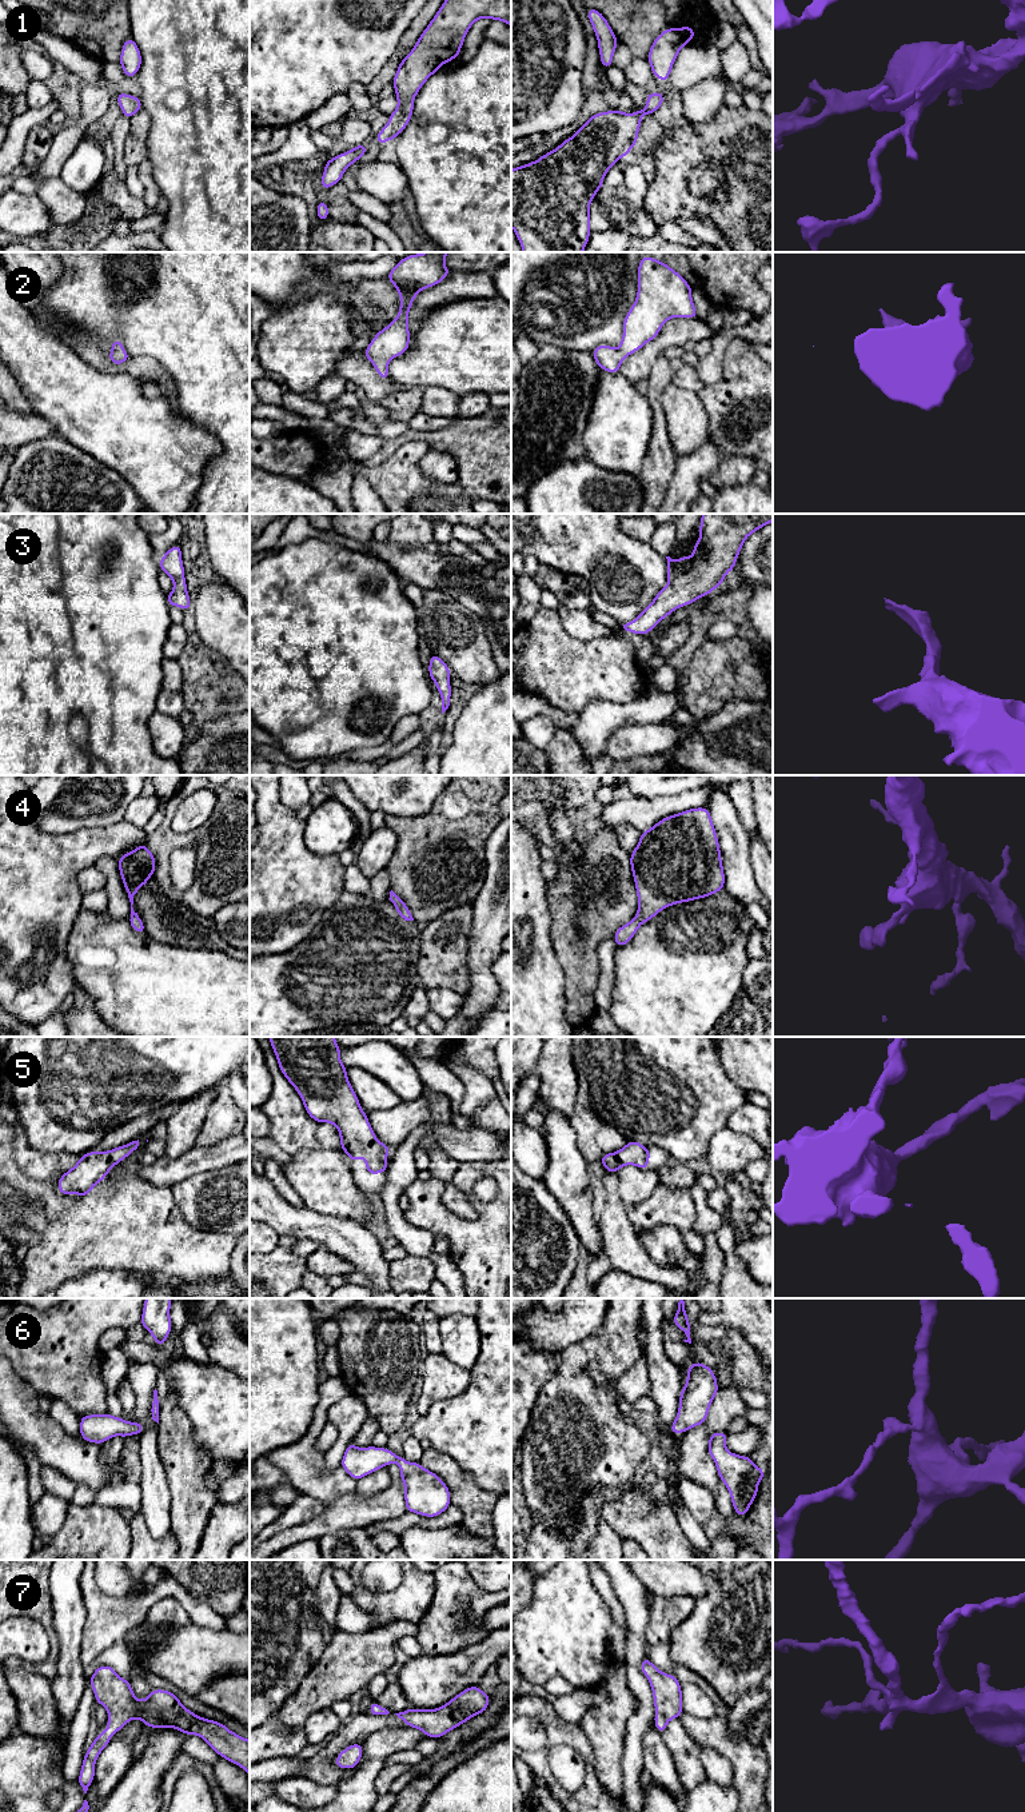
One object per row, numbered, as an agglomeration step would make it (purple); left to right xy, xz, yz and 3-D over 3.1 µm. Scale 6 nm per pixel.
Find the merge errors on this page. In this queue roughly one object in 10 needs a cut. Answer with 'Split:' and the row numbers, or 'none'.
Split: none

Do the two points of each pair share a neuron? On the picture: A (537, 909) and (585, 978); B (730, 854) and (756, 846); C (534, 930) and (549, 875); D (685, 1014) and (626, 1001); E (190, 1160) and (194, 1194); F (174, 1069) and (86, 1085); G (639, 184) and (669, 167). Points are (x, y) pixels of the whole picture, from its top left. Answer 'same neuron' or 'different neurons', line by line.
A: different neurons
B: different neurons
C: different neurons
D: same neuron
E: different neurons
F: same neuron
G: different neurons

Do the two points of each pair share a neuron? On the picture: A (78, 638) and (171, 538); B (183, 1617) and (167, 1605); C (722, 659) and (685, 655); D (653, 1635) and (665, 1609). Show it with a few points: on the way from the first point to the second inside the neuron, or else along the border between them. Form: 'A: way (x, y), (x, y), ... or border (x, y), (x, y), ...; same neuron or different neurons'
A: border (148, 535), (148, 542), (158, 559); different neurons
B: way (179, 1617), (171, 1609); same neuron
C: border (701, 645), (682, 673), (681, 686); different neurons
D: way (658, 1628), (665, 1616); same neuron

